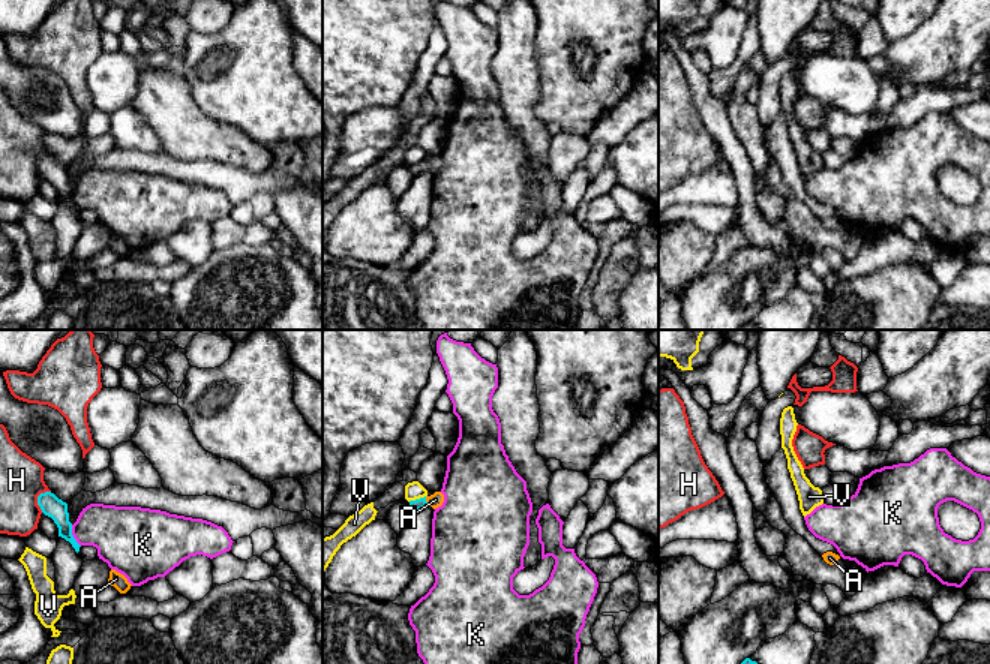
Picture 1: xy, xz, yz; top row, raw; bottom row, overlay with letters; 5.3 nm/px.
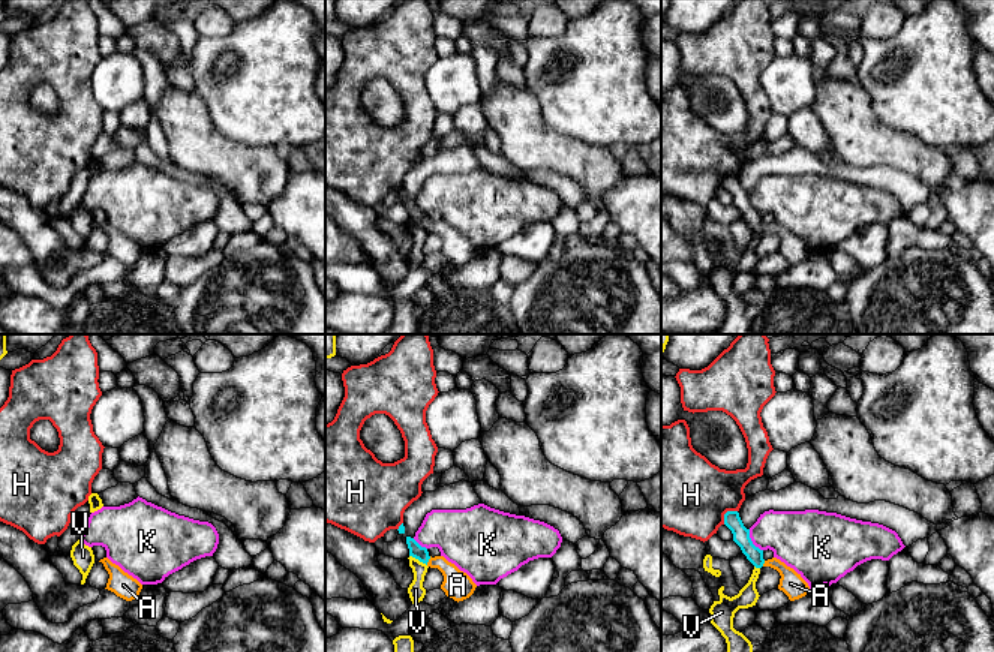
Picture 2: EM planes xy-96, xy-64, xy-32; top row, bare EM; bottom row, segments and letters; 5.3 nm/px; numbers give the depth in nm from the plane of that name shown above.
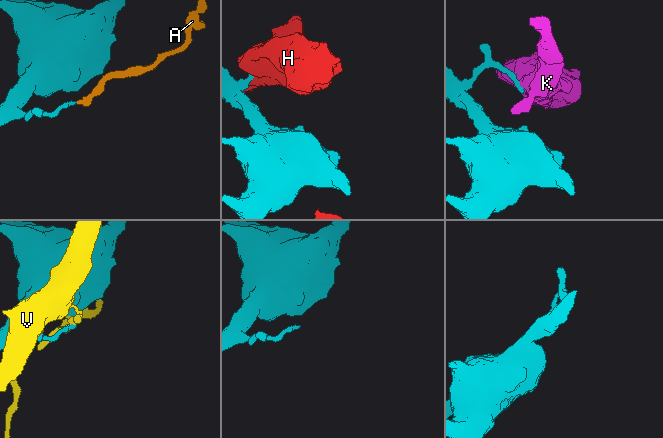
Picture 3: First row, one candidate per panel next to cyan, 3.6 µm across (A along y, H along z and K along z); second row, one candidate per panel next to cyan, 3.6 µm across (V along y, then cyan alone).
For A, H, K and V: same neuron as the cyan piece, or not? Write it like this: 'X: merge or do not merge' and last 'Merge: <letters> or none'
A: merge
H: do not merge
K: do not merge
V: do not merge
Merge: A

